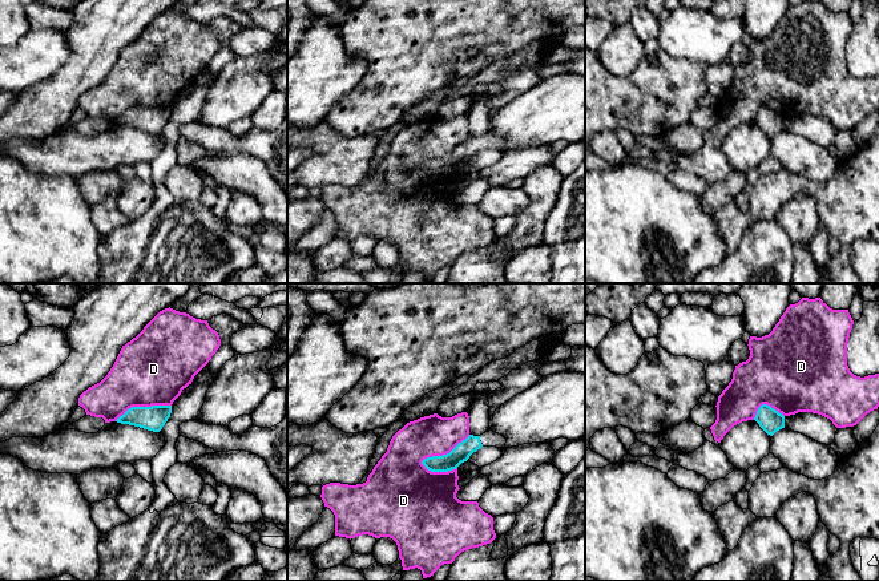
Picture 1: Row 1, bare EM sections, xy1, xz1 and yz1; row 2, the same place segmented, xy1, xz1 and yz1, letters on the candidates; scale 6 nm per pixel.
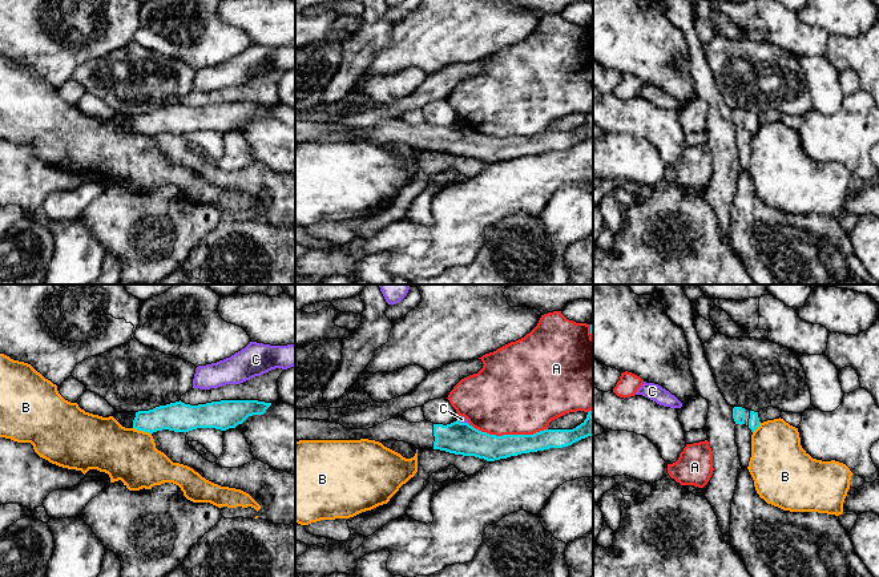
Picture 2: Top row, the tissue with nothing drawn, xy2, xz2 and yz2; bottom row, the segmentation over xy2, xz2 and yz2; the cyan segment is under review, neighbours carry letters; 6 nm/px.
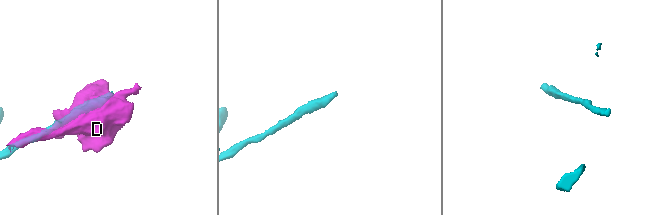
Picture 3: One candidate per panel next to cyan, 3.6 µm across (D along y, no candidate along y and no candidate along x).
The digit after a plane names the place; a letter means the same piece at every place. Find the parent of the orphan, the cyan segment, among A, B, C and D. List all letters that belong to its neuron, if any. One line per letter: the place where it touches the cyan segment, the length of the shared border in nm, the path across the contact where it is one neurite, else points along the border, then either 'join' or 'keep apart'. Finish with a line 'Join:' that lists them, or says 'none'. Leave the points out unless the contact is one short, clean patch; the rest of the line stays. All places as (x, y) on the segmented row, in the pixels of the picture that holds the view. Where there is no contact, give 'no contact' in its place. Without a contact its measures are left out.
A: meets cyan in xz2 at (508, 435); contact 480 nm long; keep apart
B: meets cyan in xy2 at (142, 430); contact 120 nm long; border along xy2 (133, 427), (150, 434); keep apart
C: meets cyan in xz2 at (463, 423); contact 80 nm long; border along xz2 (458, 419), (468, 424); keep apart
D: meets cyan in xz1 at (444, 455); contact 340 nm long; keep apart
Join: none

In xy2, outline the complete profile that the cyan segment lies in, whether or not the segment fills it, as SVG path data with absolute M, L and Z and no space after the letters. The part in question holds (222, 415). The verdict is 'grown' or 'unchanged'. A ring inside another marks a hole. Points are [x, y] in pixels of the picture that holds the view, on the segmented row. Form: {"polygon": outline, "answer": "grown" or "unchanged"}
{"polygon": "M181 400L149 411L116 412L113 417L125 428L144 432L169 429L189 432L197 428L226 431L242 424L249 416L263 415L271 403L258 400L221 400L190 405Z", "answer": "grown"}

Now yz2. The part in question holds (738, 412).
{"polygon": "M742 407L733 408L733 419L735 424L745 424L751 429L751 432L754 432L761 424L758 412L745 409Z", "answer": "grown"}

